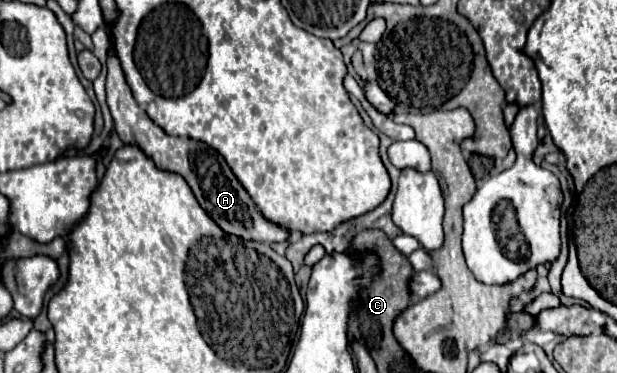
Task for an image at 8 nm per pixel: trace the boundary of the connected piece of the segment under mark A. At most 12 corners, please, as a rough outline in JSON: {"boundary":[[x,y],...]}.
{"boundary":[[108,49],[108,107],[124,143],[180,173],[230,235],[286,241],[256,209],[224,157],[170,137],[138,107]]}

